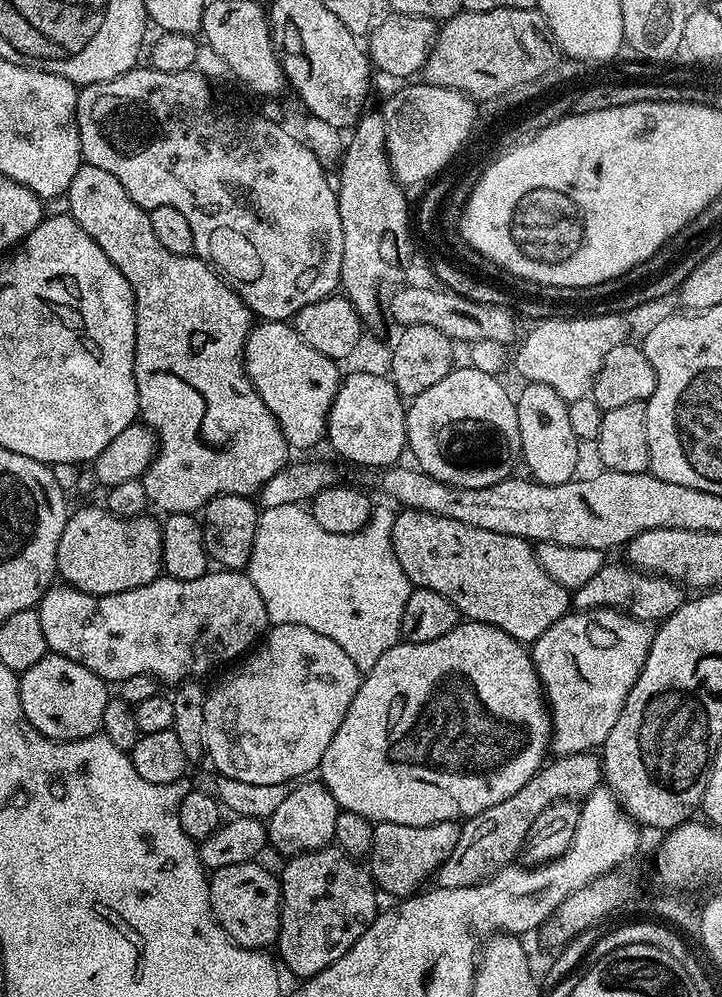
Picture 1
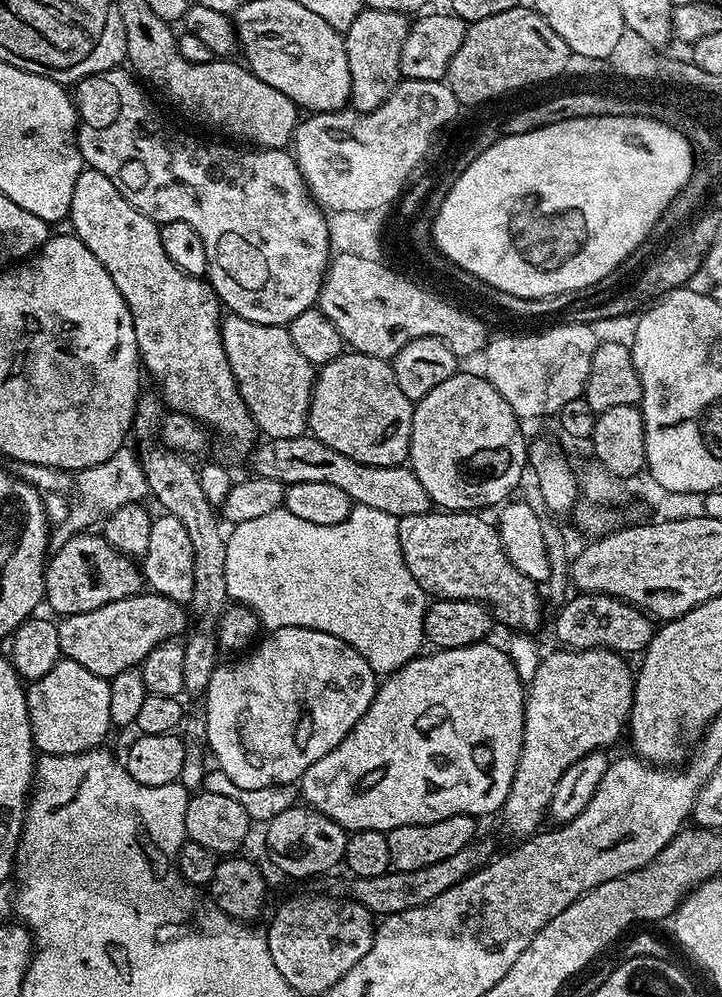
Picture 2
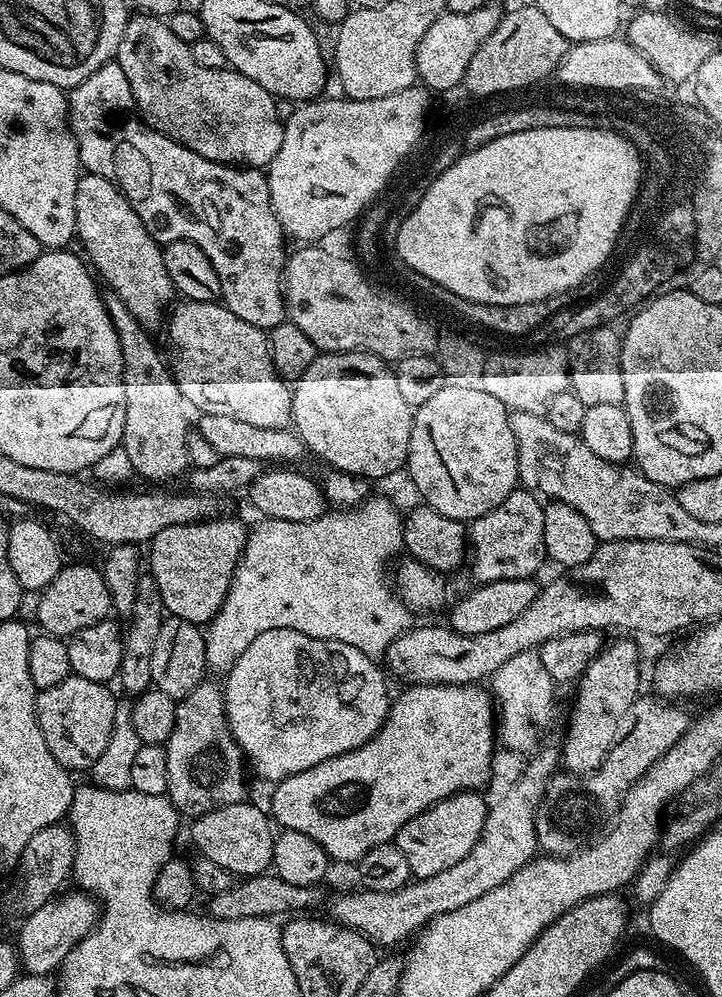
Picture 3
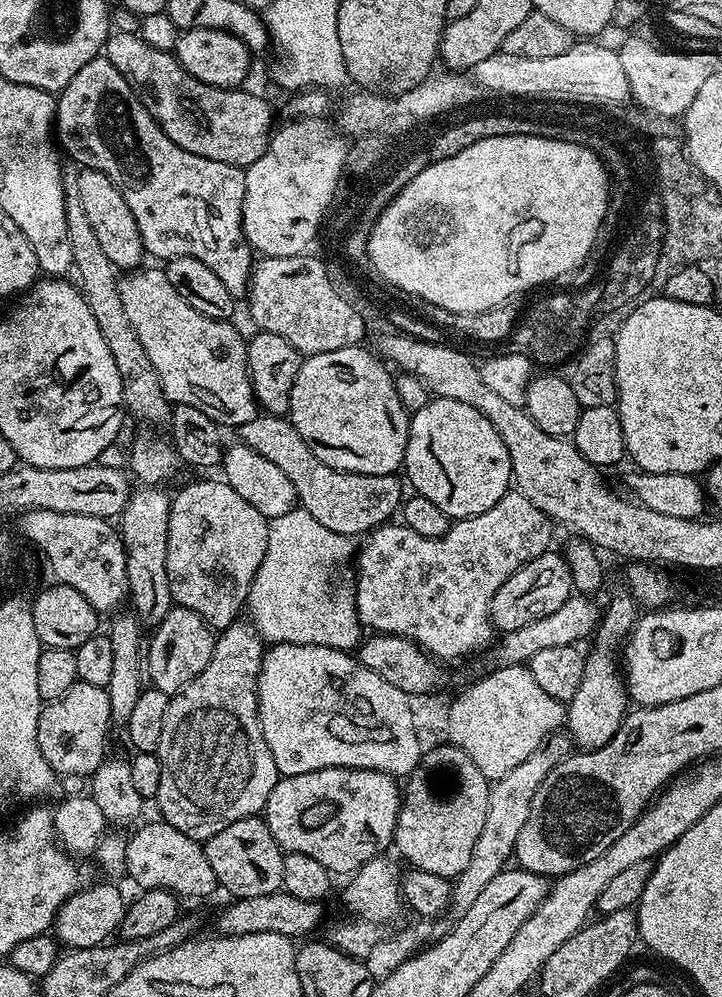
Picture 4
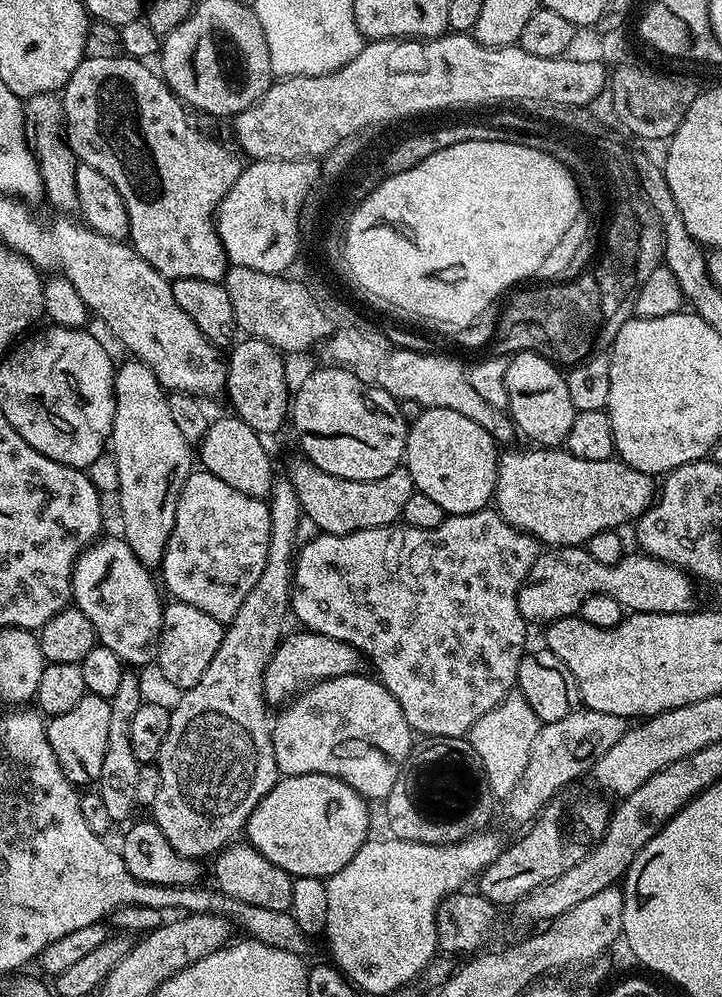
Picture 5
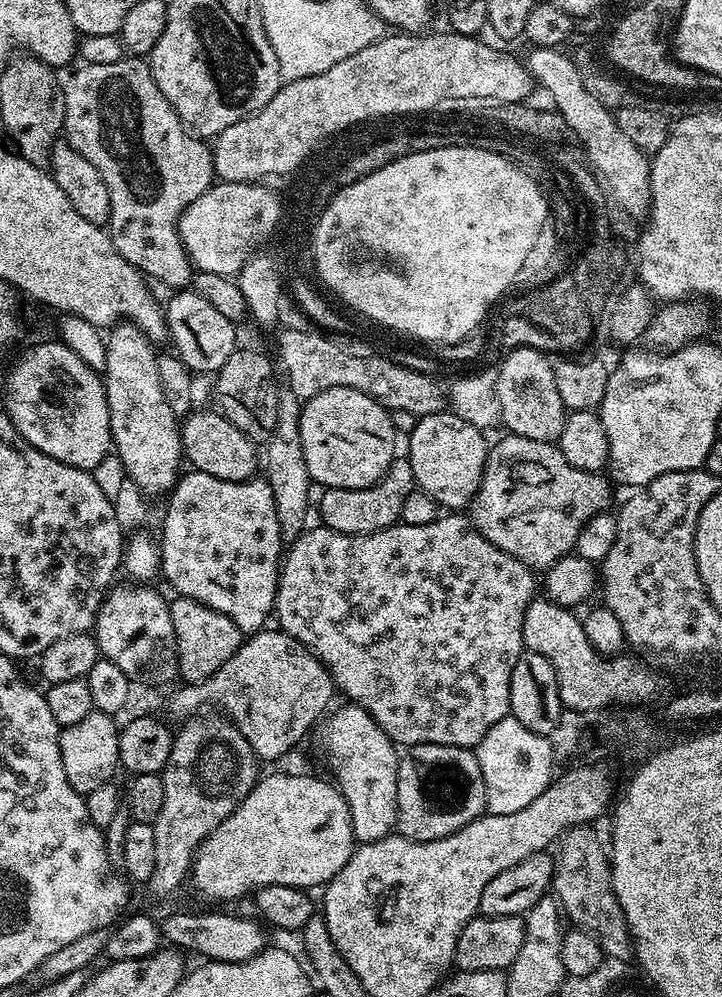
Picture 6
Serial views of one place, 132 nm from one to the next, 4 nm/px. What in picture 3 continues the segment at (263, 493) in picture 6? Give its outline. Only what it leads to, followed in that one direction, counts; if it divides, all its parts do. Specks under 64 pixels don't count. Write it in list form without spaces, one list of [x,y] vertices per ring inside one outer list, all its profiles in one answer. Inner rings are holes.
[[[224,519],[203,520],[201,524],[175,524],[151,540],[146,564],[152,567],[150,574],[158,586],[158,594],[162,594],[168,616],[206,626],[223,606],[242,544],[241,537],[236,537],[235,522]]]

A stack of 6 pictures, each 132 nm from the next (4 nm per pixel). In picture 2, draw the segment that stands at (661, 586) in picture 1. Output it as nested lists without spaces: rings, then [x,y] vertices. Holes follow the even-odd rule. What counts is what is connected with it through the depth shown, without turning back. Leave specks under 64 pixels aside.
[[[580,592],[574,596],[565,600],[556,612],[561,611],[556,616],[557,645],[565,648],[609,648],[621,654],[640,654],[652,641],[653,621],[640,609],[616,596],[603,596],[601,592]]]

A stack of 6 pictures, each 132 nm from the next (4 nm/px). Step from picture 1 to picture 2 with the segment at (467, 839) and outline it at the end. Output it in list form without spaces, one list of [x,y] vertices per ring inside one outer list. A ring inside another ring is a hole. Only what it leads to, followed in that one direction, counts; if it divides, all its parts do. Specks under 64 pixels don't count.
[[[476,842],[470,843],[458,850],[458,854],[450,854],[450,858],[442,858],[442,862],[434,862],[434,866],[426,866],[422,870],[389,870],[378,878],[352,876],[347,895],[366,906],[366,910],[370,910],[376,918],[393,916],[402,910],[414,910],[414,906],[426,906],[426,902],[438,898],[438,894],[450,890],[450,886],[462,882],[485,863],[486,855],[478,845]]]

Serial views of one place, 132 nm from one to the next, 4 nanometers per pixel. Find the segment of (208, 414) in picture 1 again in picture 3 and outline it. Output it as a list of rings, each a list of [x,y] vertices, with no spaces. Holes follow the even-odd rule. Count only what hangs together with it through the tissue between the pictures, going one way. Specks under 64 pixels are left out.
[[[91,174],[81,175],[74,198],[74,210],[75,239],[78,244],[80,240],[84,247],[83,255],[87,263],[95,269],[98,276],[100,271],[99,279],[104,279],[110,291],[122,298],[126,310],[130,310],[130,314],[140,324],[149,330],[155,329],[155,324],[160,319],[160,323],[165,319],[173,303],[172,296],[174,297],[170,274],[166,274],[163,247],[148,233],[134,206],[130,206],[119,188],[106,178]]]

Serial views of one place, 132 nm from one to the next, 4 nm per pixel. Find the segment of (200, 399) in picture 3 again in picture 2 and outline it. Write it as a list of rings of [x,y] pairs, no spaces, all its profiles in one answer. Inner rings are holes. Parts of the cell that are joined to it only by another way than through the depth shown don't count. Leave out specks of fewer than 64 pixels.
[[[231,314],[223,317],[220,325],[220,347],[224,349],[224,357],[236,379],[240,397],[252,416],[253,425],[265,433],[267,439],[294,438],[308,432],[308,407],[312,401],[312,385],[314,383],[314,365],[302,358],[298,348],[290,338],[287,327],[275,324],[255,324],[241,316]]]

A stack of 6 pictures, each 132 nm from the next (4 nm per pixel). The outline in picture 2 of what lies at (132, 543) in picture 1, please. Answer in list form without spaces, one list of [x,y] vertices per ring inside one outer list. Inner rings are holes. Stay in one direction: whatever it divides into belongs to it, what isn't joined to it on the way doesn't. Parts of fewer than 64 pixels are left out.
[[[84,531],[72,536],[60,550],[52,552],[47,561],[44,569],[44,600],[57,612],[57,617],[98,610],[98,606],[139,596],[145,587],[144,573],[135,559],[114,550],[103,535],[92,535],[91,531]]]

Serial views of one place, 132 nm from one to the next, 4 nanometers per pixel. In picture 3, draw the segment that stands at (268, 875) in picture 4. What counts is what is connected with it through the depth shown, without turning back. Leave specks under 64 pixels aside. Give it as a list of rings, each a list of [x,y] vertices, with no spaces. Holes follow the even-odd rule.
[[[248,803],[222,806],[191,821],[192,840],[197,848],[195,851],[210,858],[210,862],[218,862],[222,870],[231,872],[236,878],[262,876],[272,868],[273,821],[265,809],[263,812],[258,805]]]

